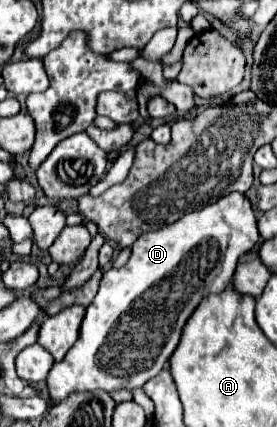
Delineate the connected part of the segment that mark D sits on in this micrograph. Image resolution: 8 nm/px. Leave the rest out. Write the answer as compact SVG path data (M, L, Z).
M232 192L230 196L224 196L222 200L198 212L190 212L182 216L182 220L168 224L158 232L142 232L142 236L138 236L138 240L132 244L132 256L128 264L118 270L110 268L104 272L100 290L92 304L86 308L80 338L70 348L66 358L52 366L46 378L50 400L58 404L74 392L94 392L98 388L104 392L114 392L122 388L134 390L144 386L168 362L180 340L184 322L200 304L202 296L226 288L226 284L232 280L238 258L246 254L258 242L258 238L260 234L252 204L240 192Z

